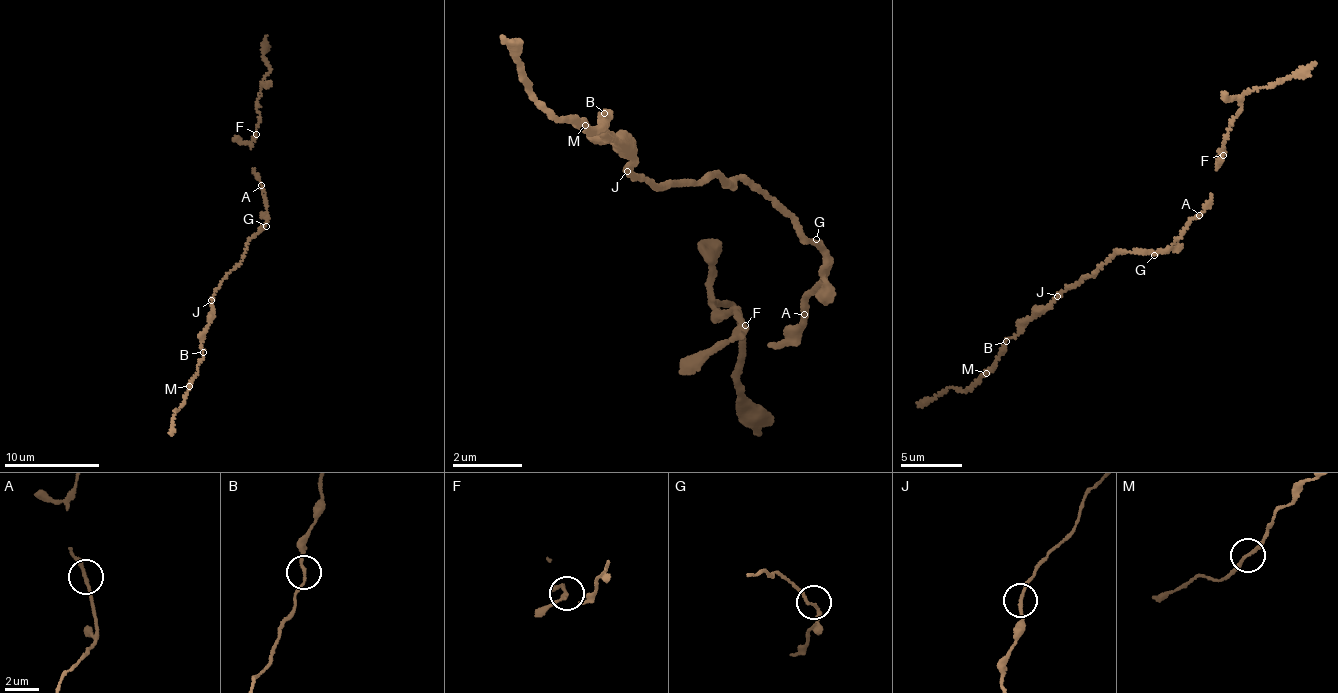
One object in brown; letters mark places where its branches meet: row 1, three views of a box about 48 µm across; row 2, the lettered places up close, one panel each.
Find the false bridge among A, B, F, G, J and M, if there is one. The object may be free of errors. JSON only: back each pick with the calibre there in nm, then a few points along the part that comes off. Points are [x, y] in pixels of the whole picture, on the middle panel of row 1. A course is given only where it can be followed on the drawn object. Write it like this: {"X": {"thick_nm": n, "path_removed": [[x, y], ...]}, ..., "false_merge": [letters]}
{"false_merge": []}

